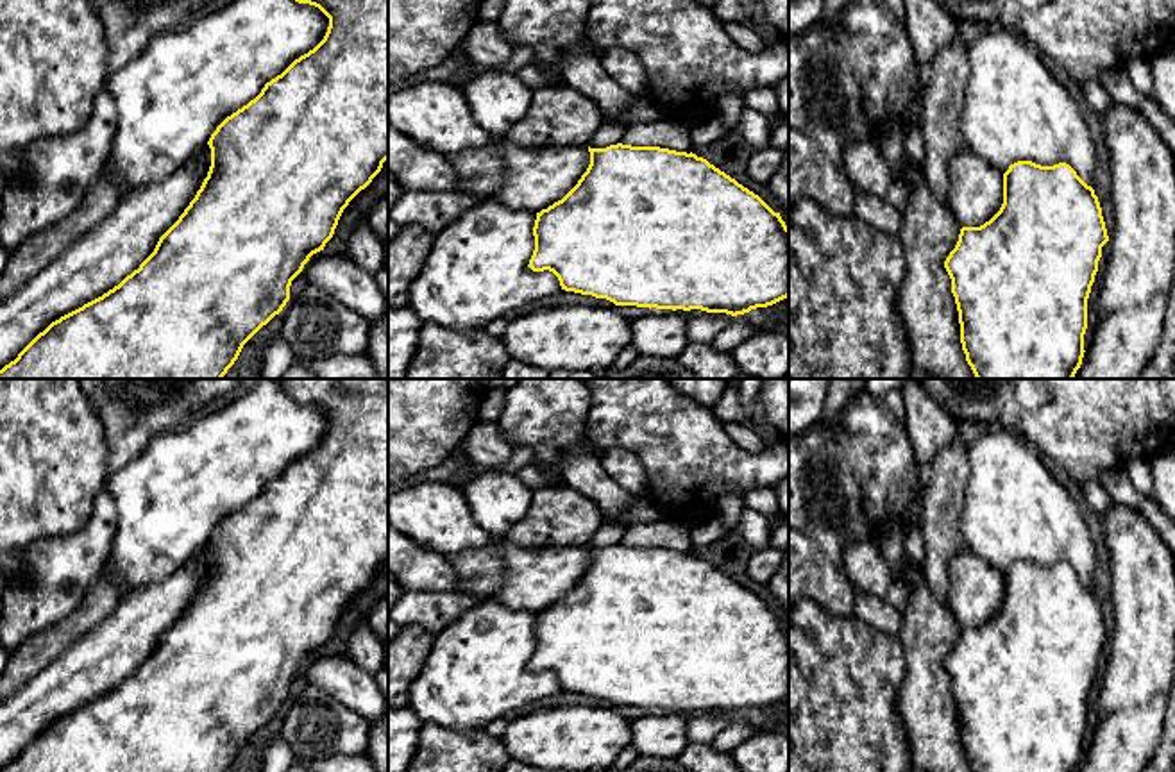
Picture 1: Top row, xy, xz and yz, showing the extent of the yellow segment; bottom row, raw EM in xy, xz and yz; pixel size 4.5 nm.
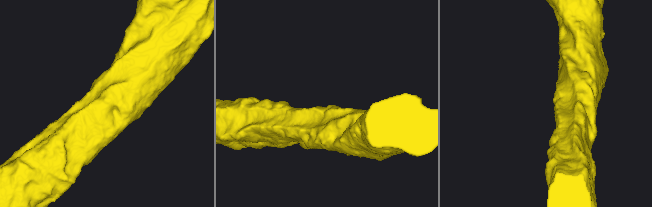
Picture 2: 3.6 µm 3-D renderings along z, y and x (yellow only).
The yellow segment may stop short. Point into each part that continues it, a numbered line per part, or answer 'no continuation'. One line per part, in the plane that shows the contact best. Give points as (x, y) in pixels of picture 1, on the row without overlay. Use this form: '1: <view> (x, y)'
1: xy (99, 660)

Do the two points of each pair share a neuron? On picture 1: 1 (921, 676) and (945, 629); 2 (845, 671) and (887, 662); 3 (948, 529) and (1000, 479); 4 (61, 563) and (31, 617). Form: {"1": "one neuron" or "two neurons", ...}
{"1": "one neuron", "2": "one neuron", "3": "two neurons", "4": "one neuron"}

